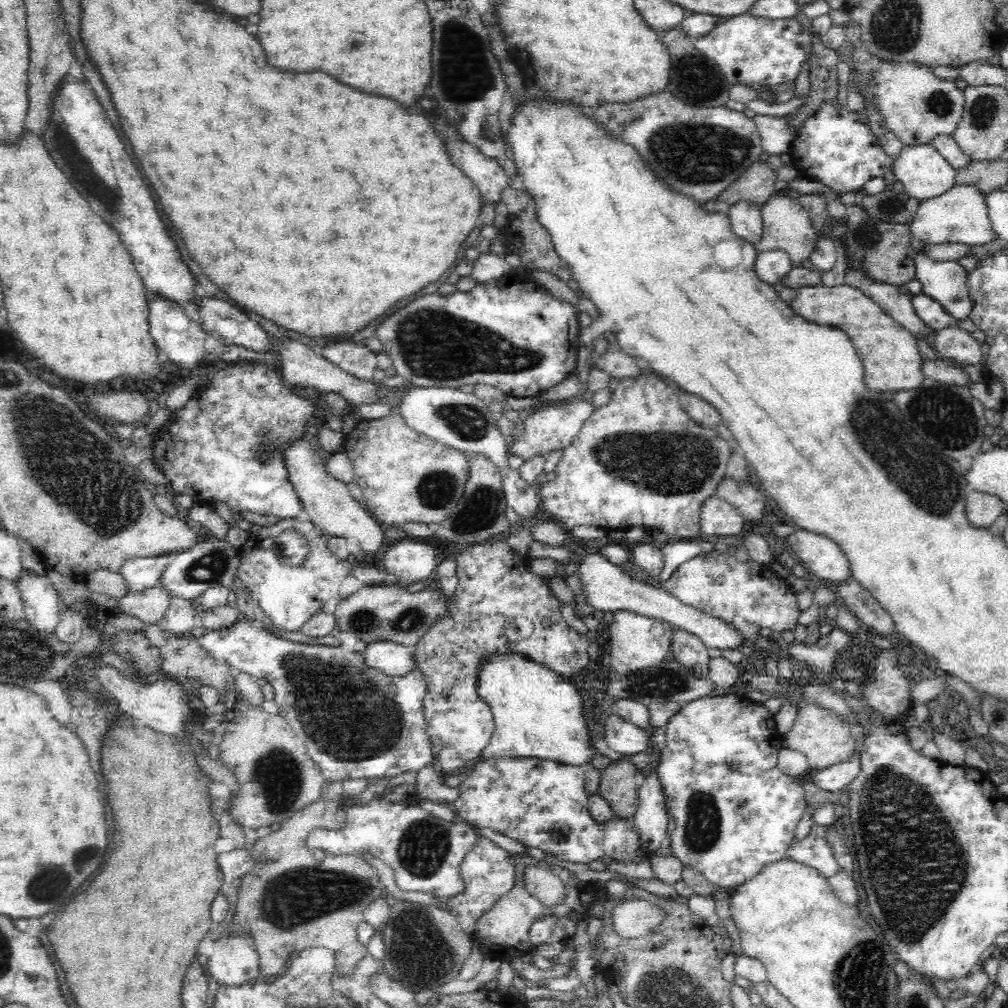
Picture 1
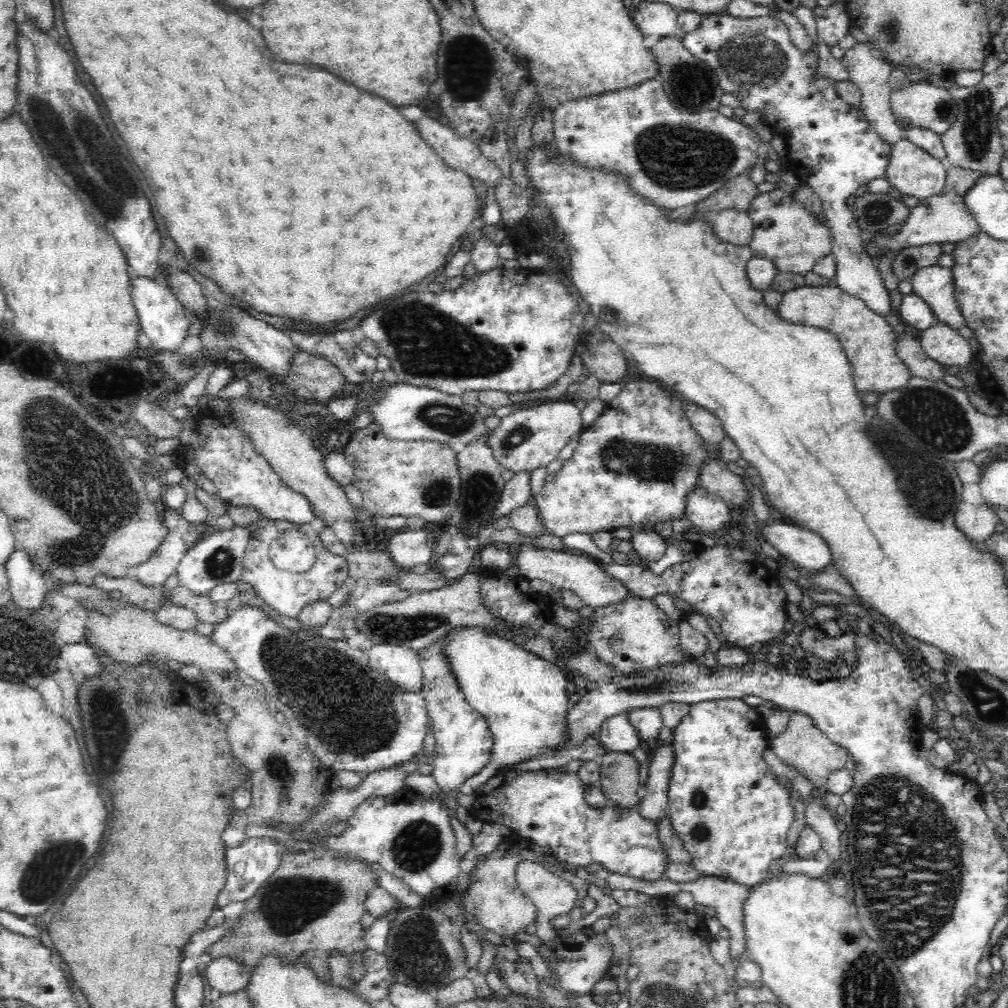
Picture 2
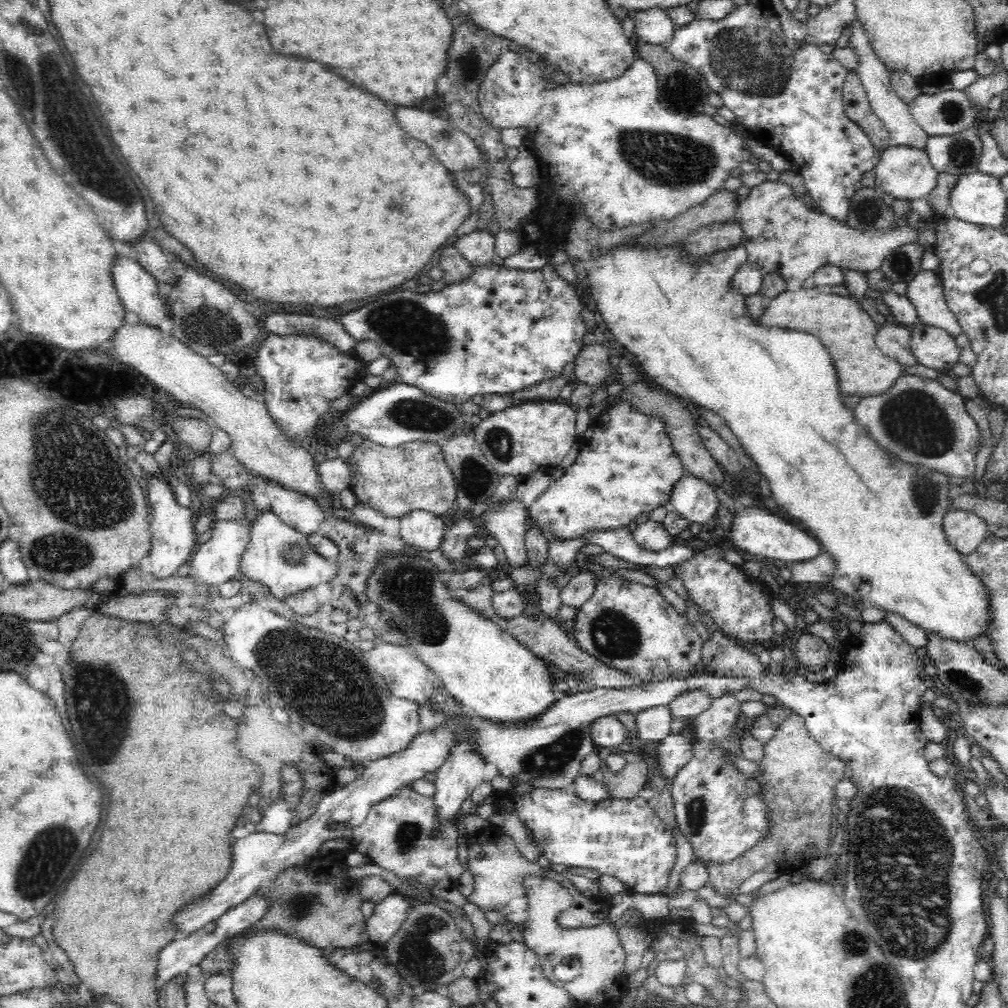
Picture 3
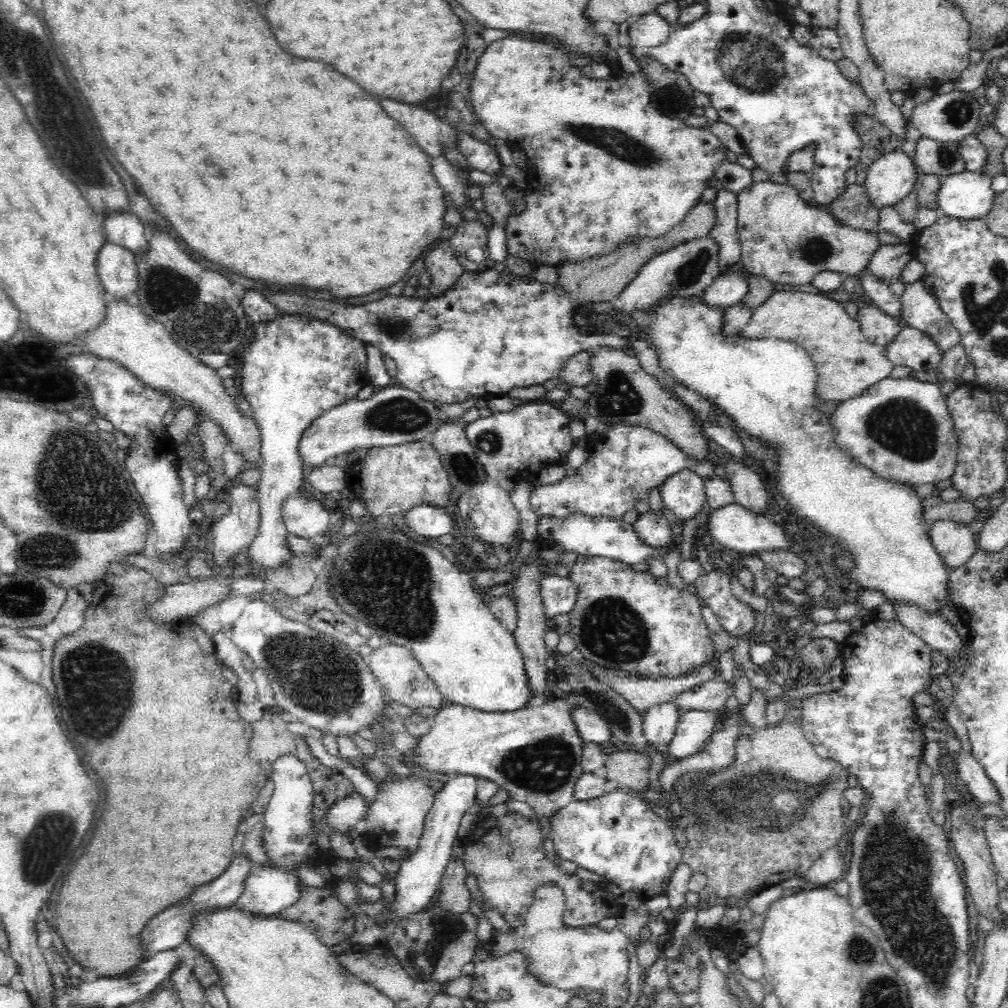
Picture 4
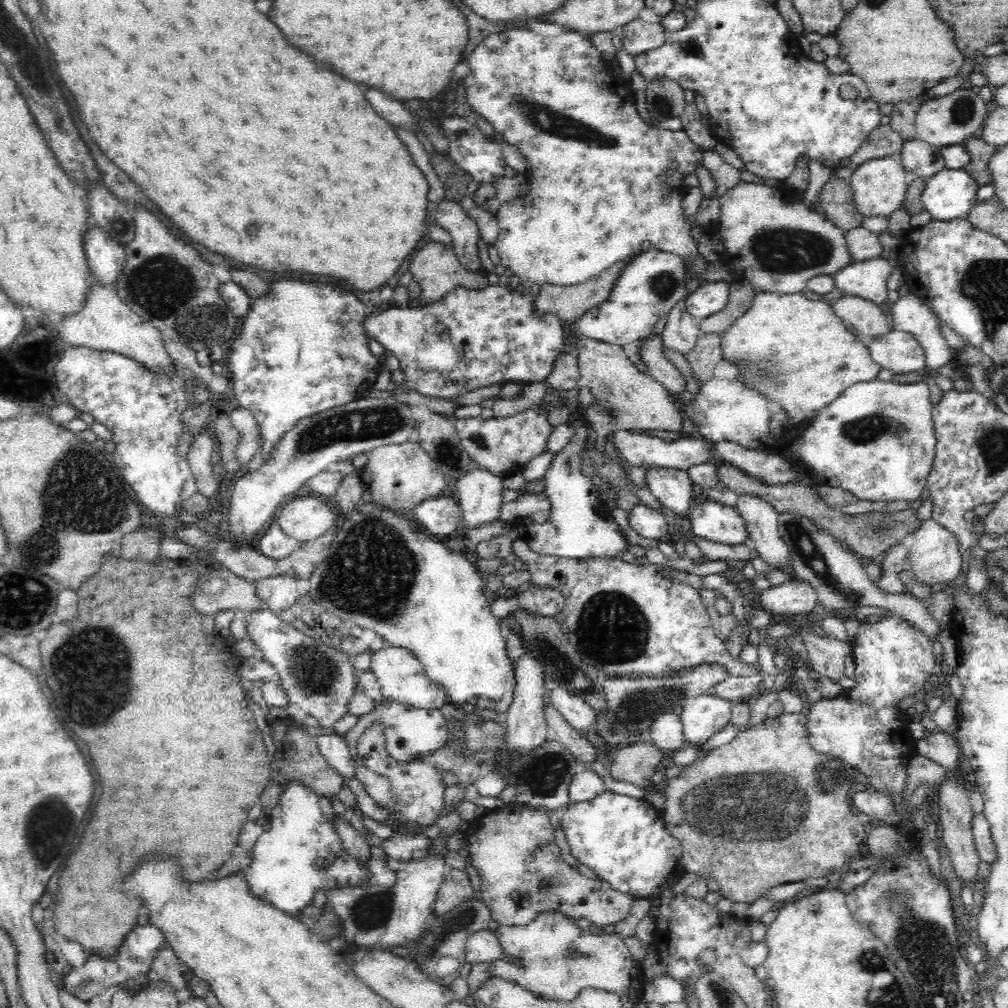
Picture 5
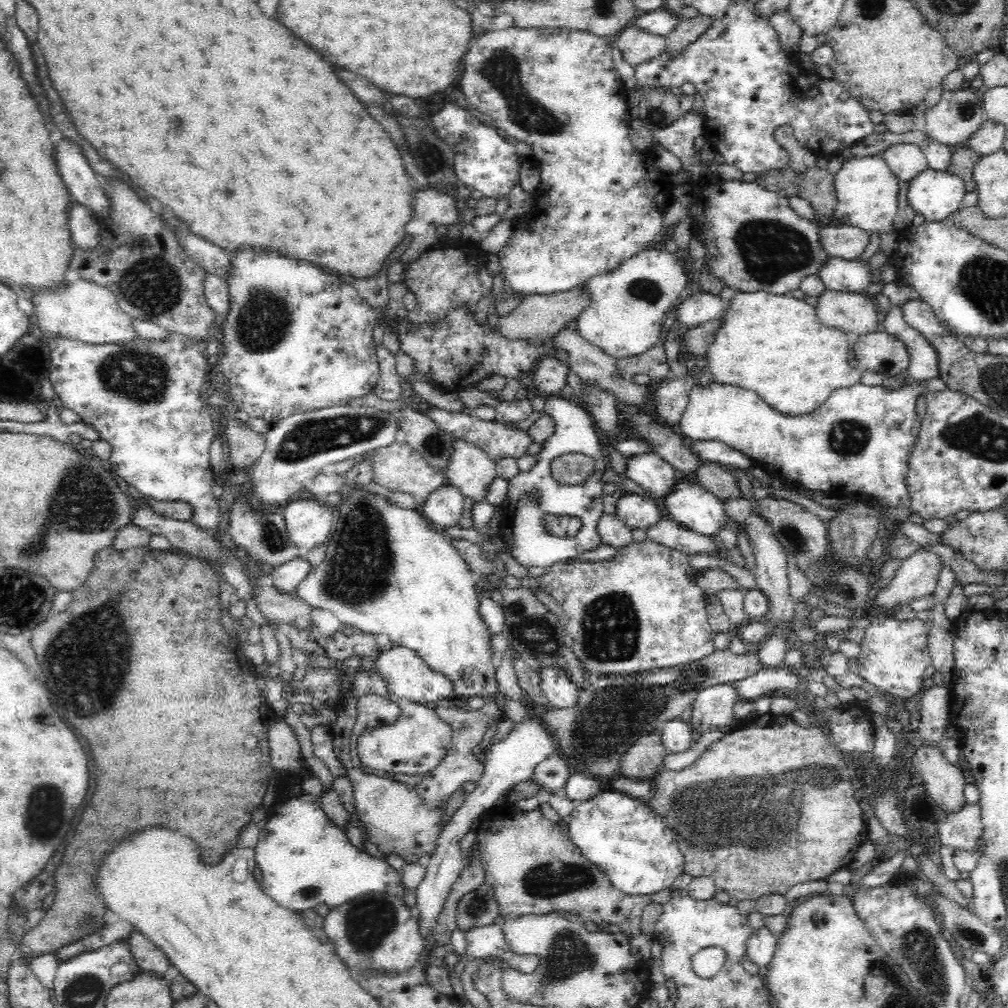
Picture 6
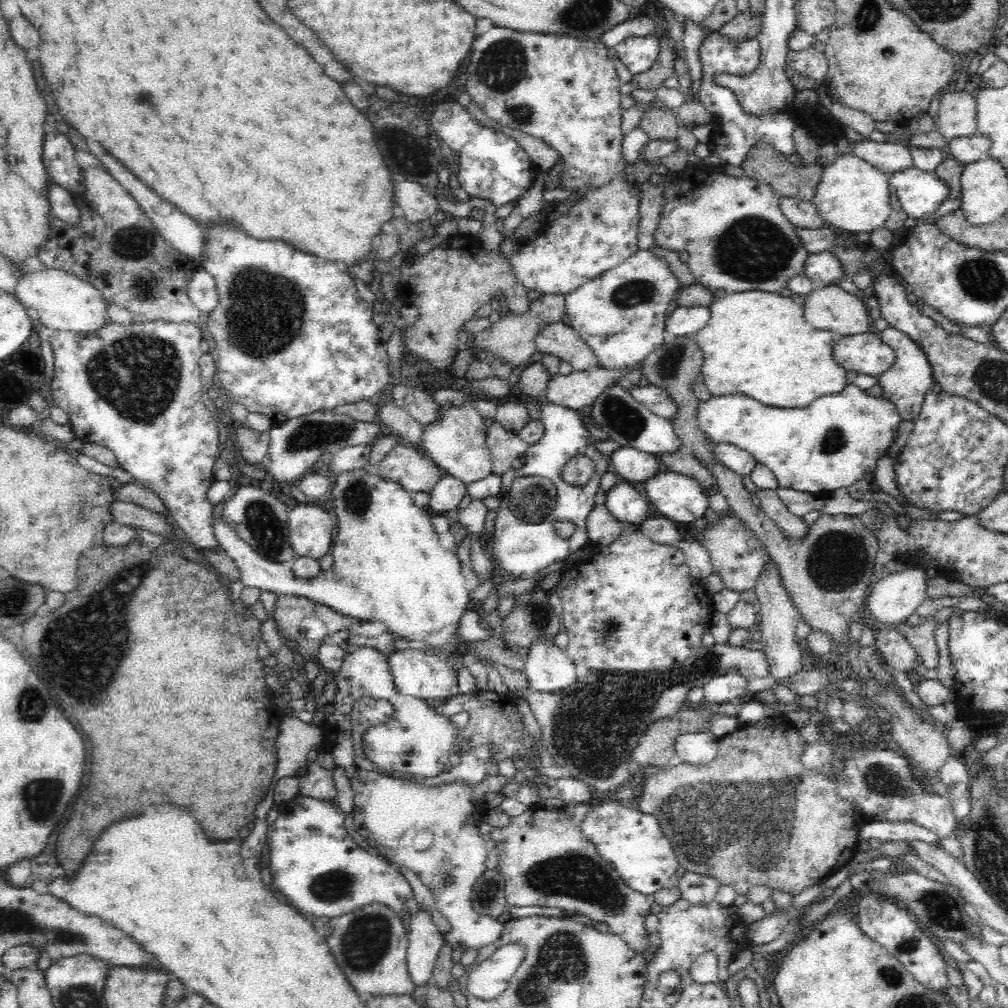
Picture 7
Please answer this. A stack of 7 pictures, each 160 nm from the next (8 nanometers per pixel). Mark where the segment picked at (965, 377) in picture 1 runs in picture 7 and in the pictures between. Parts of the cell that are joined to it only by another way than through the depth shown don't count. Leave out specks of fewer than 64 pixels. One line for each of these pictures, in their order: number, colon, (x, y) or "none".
2: (921, 365)
3: (893, 340)
4: (880, 329)
5: (868, 319)
6: (853, 312)
7: (831, 308)

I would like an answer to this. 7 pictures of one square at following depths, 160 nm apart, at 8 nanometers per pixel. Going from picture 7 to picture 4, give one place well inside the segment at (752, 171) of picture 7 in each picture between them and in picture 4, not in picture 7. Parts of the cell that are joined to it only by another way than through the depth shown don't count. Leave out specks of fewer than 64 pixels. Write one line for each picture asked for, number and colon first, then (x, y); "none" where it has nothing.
4: (854, 208)
5: (835, 201)
6: (817, 185)

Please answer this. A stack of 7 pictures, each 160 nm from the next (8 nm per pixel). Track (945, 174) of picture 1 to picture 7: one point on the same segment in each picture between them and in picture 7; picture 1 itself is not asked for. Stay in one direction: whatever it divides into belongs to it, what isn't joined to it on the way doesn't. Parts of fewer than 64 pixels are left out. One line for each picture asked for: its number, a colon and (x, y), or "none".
2: (914, 172)
3: (903, 172)
4: (894, 175)
5: (879, 186)
6: (866, 190)
7: (853, 195)

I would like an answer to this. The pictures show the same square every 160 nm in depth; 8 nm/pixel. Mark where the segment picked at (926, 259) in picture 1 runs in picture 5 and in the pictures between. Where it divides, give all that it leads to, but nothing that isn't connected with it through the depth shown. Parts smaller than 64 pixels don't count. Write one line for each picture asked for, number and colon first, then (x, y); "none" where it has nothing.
2: (935, 284)
3: (925, 290)
4: (920, 308)
5: (911, 313)

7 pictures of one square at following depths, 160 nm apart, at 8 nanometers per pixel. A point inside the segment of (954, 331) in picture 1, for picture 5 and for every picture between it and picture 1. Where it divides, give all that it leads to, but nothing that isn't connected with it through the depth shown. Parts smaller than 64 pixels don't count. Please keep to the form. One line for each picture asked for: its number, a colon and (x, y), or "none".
2: (945, 344)
3: (935, 348)
4: (913, 348)
5: (898, 351)

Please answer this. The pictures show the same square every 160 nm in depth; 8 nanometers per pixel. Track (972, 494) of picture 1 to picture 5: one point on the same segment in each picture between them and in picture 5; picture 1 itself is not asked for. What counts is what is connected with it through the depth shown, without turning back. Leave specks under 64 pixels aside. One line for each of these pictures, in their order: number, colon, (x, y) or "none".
2: (978, 521)
3: (965, 530)
4: (955, 541)
5: (935, 556)

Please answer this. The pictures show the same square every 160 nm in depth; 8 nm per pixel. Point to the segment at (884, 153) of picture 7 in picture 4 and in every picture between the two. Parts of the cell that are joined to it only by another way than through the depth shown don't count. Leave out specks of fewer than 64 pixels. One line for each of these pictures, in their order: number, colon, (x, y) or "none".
4: (936, 157)
5: (919, 158)
6: (907, 160)

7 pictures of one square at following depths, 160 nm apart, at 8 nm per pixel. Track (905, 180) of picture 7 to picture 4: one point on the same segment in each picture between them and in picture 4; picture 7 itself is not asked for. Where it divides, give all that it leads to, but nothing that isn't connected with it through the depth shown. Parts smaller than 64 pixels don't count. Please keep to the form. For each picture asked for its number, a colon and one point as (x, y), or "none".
4: (966, 196)
5: (950, 195)
6: (937, 195)

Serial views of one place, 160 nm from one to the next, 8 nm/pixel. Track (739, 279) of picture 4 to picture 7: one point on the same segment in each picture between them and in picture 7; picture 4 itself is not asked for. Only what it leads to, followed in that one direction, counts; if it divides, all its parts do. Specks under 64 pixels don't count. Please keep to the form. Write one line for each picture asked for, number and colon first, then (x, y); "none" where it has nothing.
5: (708, 299)
6: (703, 306)
7: (687, 320)

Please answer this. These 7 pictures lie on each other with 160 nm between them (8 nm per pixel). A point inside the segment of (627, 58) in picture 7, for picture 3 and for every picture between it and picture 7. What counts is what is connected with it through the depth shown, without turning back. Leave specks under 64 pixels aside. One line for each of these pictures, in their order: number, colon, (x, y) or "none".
3: (654, 26)
4: (650, 30)
5: (638, 36)
6: (637, 45)

